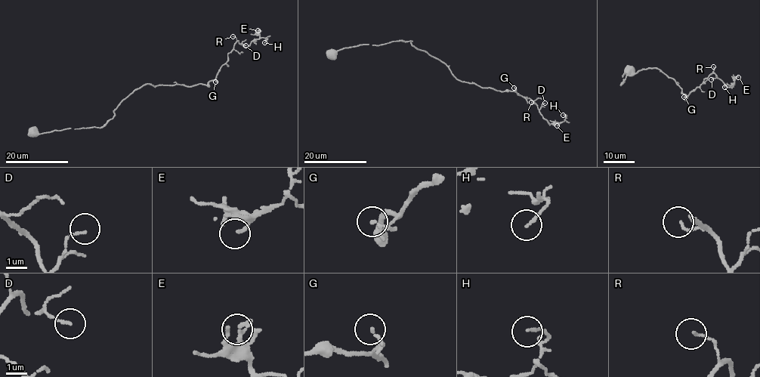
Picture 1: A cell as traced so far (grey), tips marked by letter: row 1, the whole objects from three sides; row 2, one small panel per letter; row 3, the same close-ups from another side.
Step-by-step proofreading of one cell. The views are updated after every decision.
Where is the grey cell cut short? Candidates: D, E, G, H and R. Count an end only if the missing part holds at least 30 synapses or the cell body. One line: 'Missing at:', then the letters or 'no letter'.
Missing at: no letter

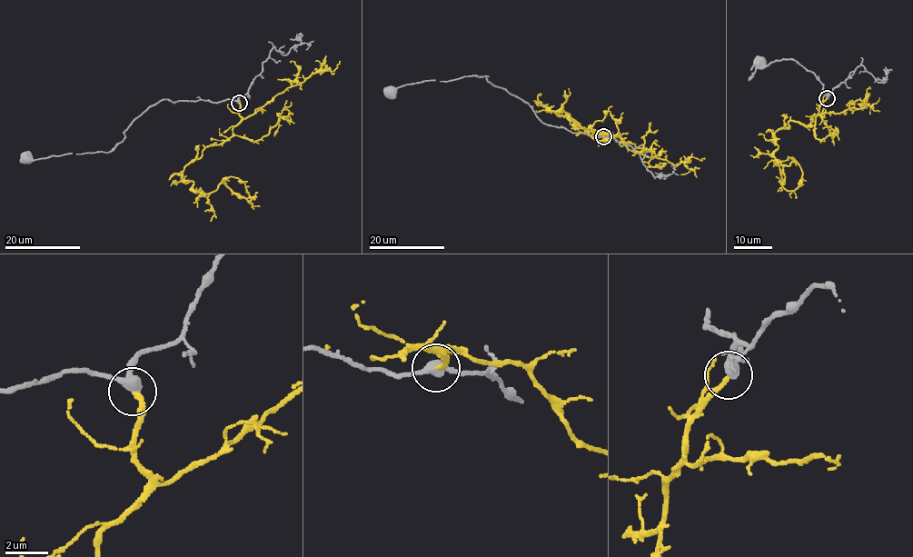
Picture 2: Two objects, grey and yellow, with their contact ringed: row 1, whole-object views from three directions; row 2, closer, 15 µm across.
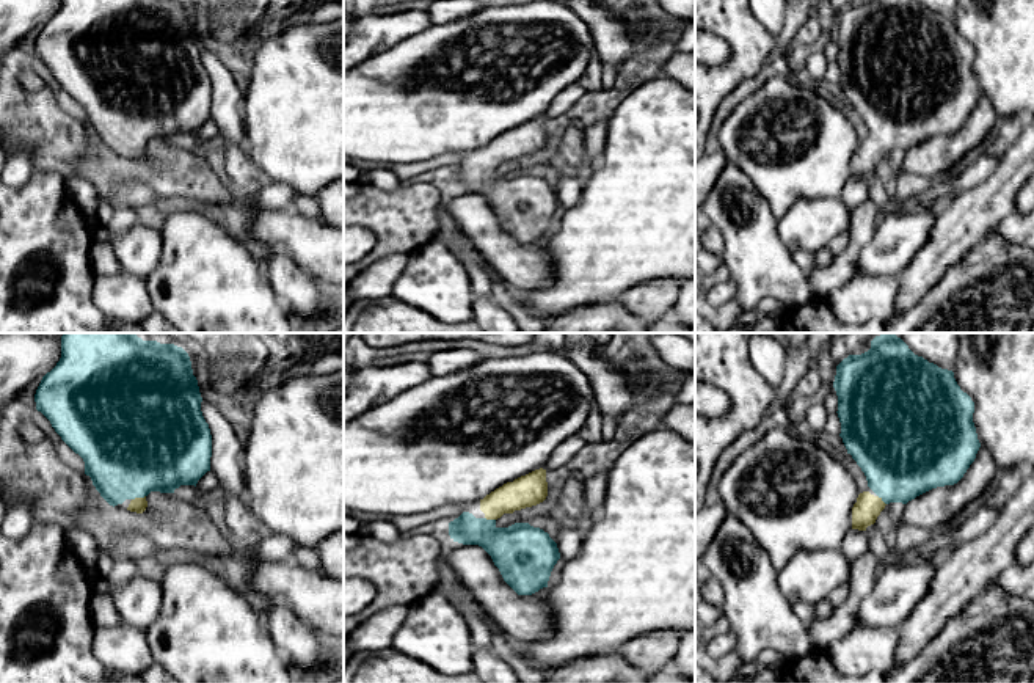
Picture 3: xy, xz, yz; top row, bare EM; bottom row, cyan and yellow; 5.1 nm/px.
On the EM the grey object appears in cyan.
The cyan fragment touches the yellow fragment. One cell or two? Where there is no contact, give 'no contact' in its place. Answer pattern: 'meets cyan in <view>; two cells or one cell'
meets cyan in xy; one cell

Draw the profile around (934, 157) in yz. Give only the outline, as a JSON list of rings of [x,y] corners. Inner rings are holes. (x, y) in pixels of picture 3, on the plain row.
[[[981,94],[974,110],[957,132],[932,137],[904,152],[902,171],[923,182],[941,177],[978,154],[992,138],[996,121],[993,104]]]

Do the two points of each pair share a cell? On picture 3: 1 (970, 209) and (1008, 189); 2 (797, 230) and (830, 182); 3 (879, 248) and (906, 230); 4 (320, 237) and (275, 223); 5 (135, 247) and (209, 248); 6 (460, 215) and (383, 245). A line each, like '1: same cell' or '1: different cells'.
1: same cell
2: different cells
3: same cell
4: same cell
5: different cells
6: different cells

